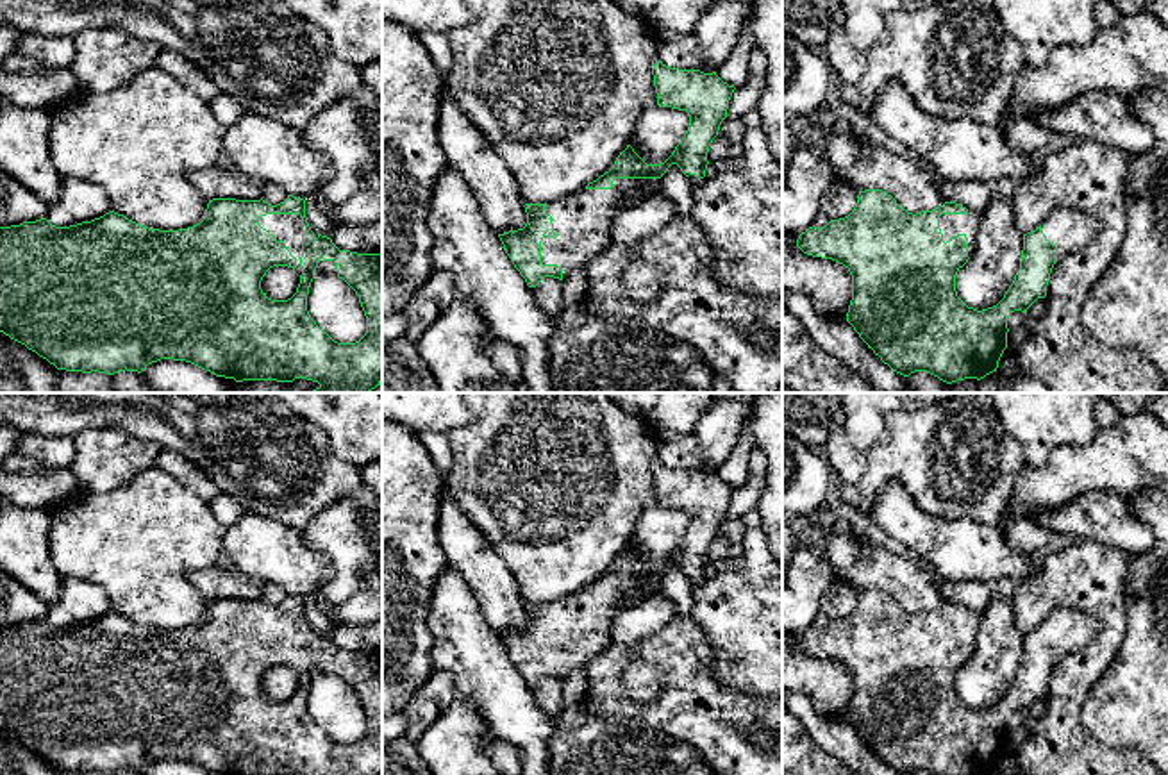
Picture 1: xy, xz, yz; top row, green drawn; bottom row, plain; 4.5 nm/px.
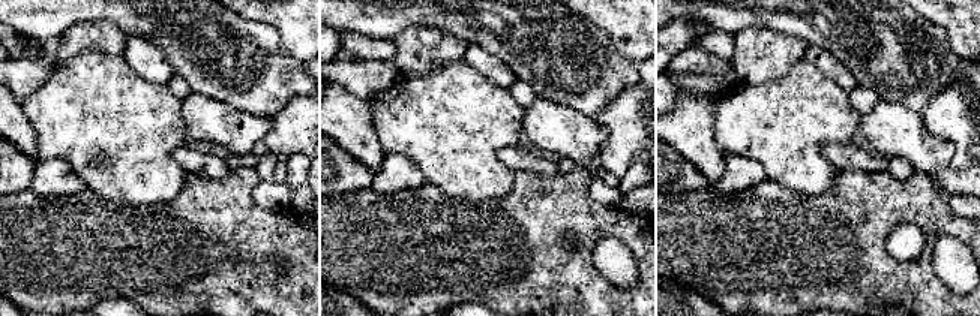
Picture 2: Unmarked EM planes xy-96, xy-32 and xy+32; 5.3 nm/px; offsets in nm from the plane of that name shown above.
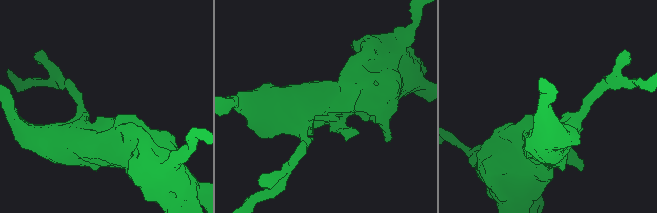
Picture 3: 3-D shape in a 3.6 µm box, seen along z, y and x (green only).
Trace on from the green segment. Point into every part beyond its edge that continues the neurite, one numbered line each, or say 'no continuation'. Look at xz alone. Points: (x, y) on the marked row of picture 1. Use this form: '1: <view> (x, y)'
1: xz (583, 220)

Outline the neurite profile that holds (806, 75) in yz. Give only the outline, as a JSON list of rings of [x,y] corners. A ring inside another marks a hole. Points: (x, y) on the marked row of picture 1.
[[[782,30],[782,116],[809,123],[832,100],[830,77],[823,54]]]

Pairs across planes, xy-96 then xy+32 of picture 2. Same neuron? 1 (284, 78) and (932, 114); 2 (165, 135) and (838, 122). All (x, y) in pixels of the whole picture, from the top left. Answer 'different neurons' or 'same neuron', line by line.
1: different neurons
2: same neuron

